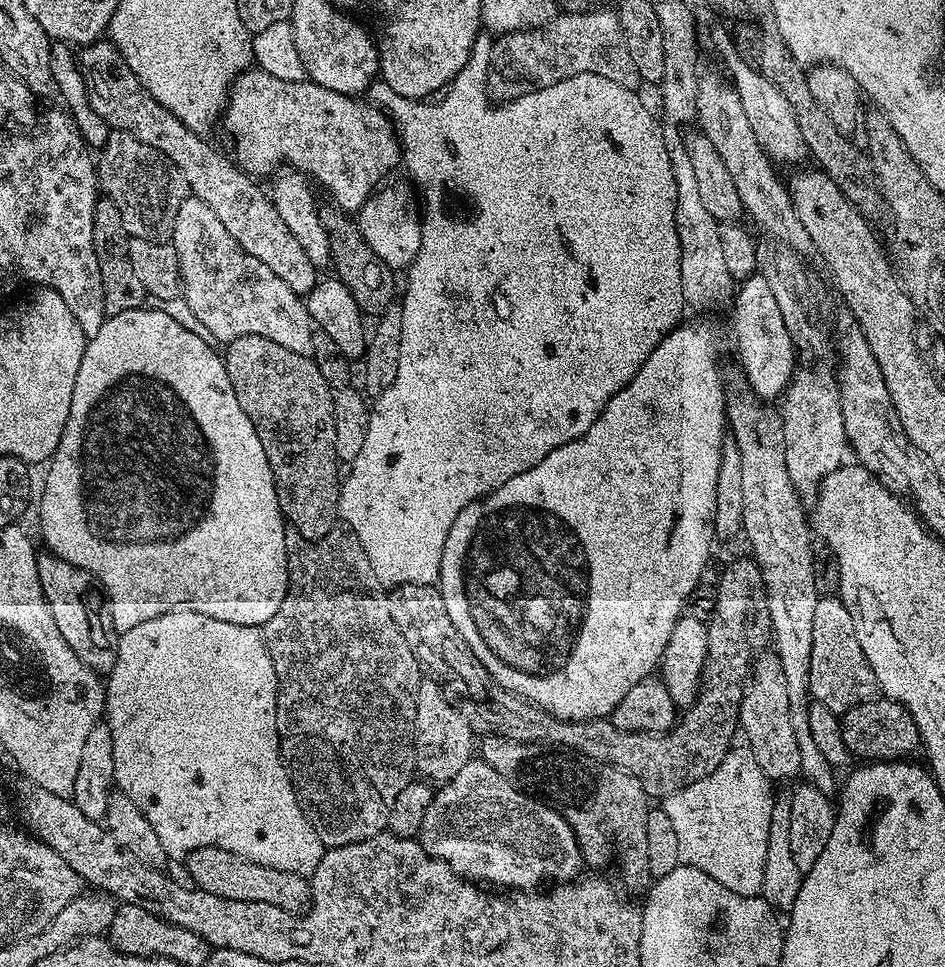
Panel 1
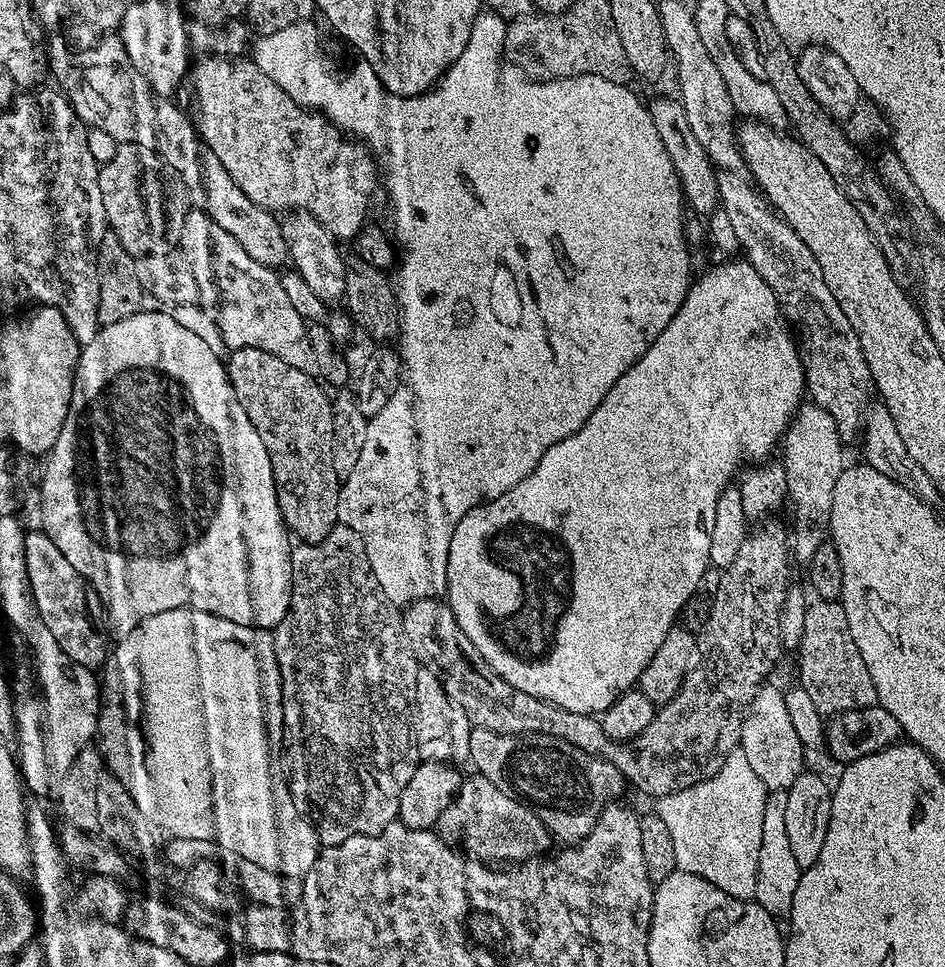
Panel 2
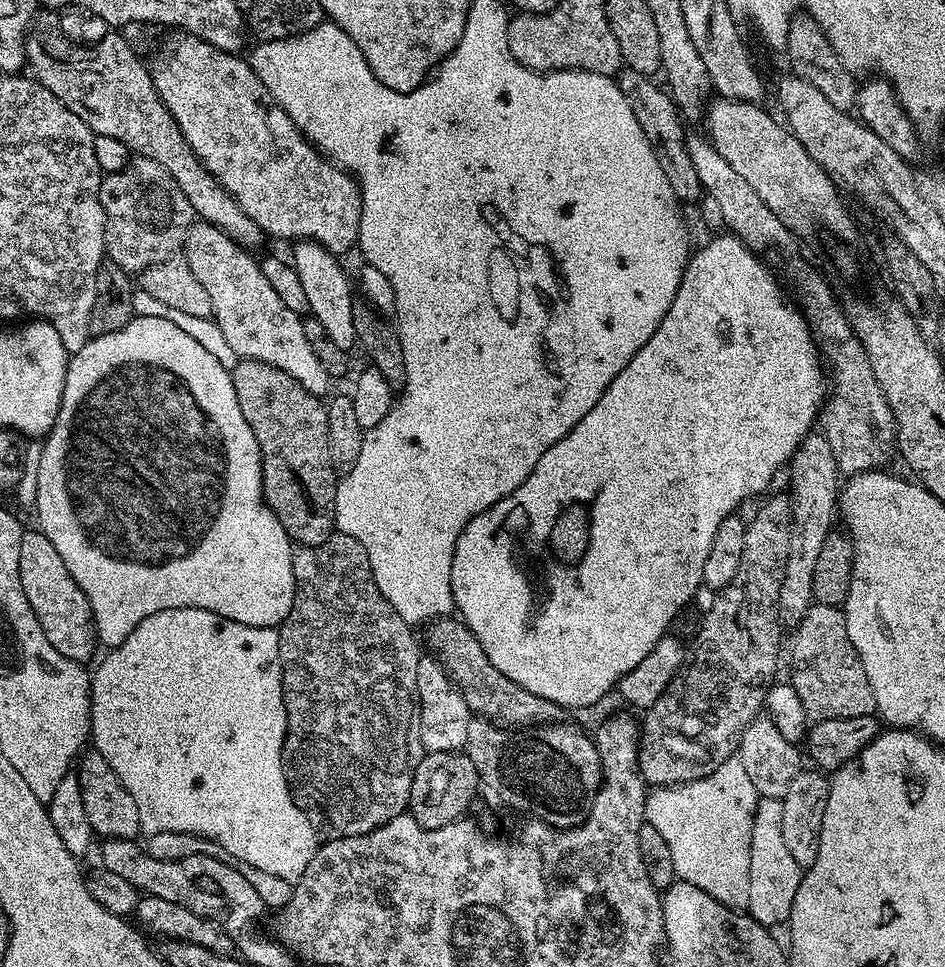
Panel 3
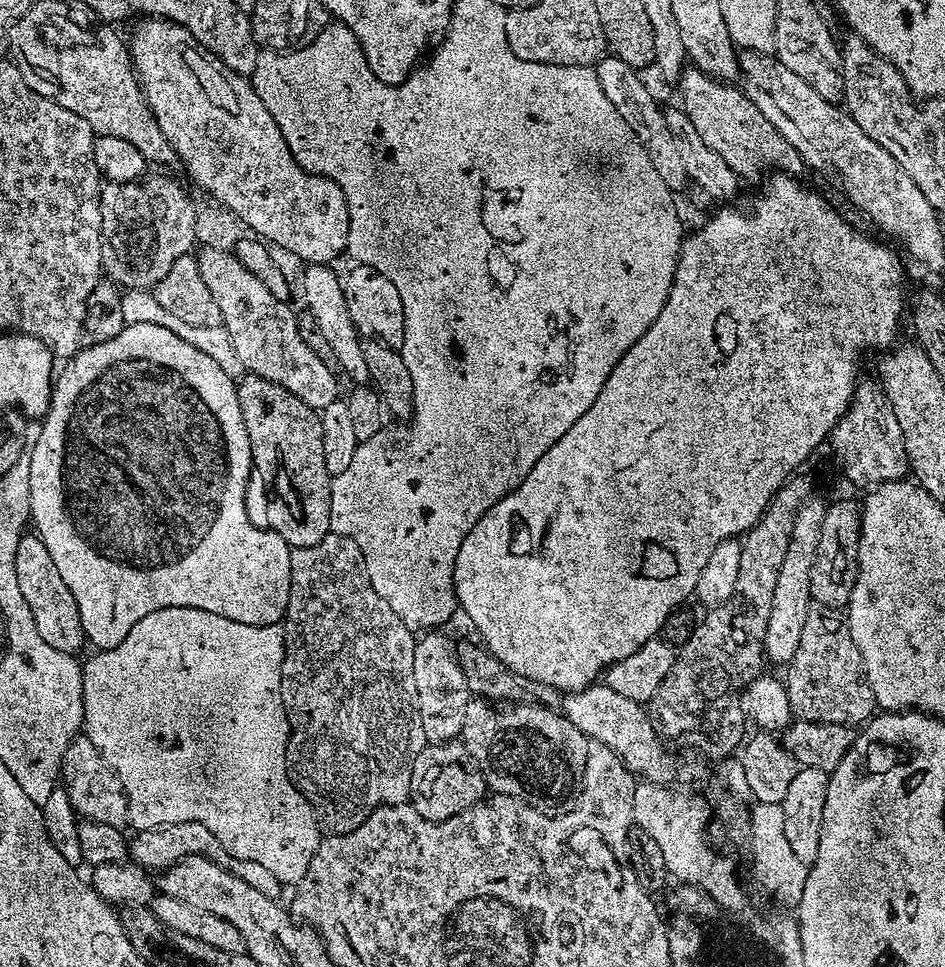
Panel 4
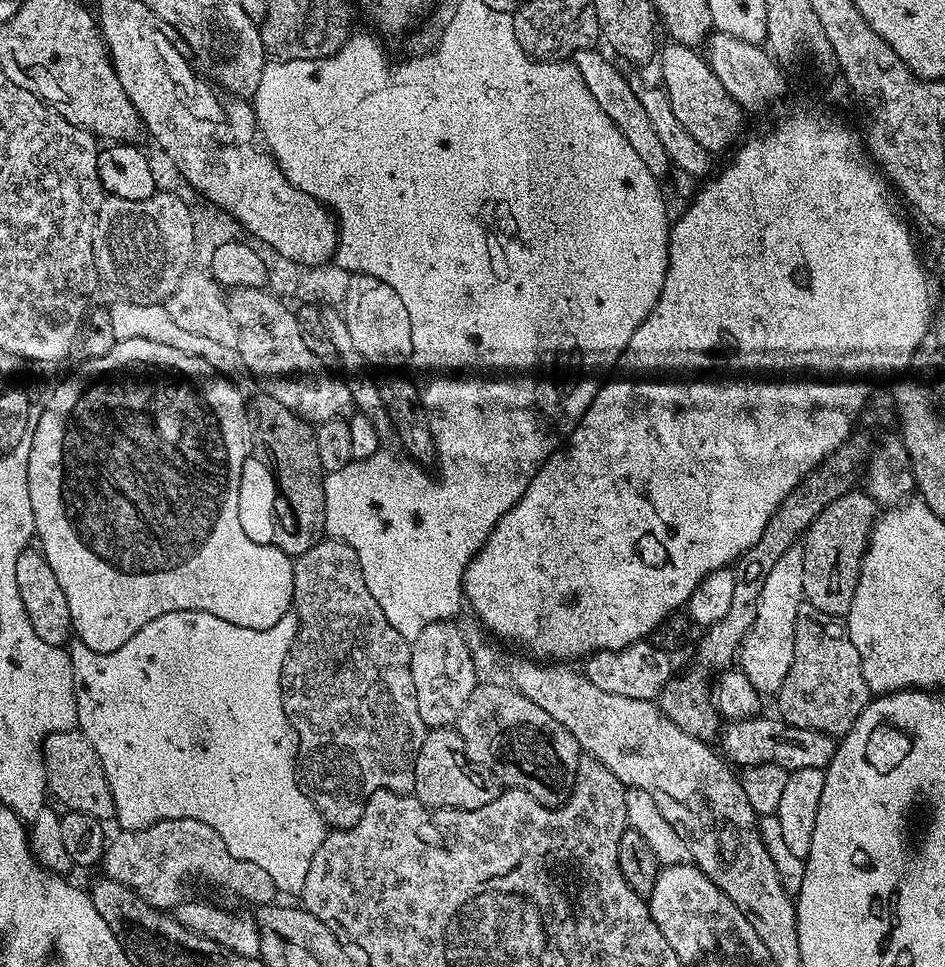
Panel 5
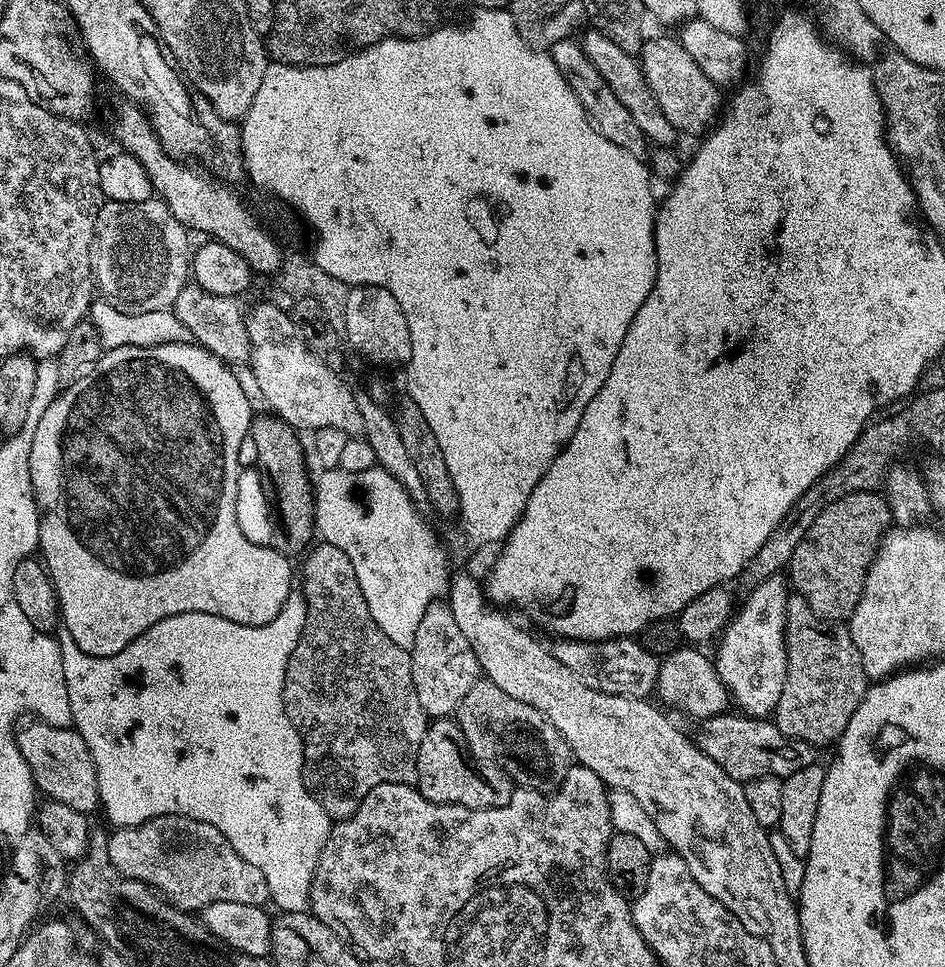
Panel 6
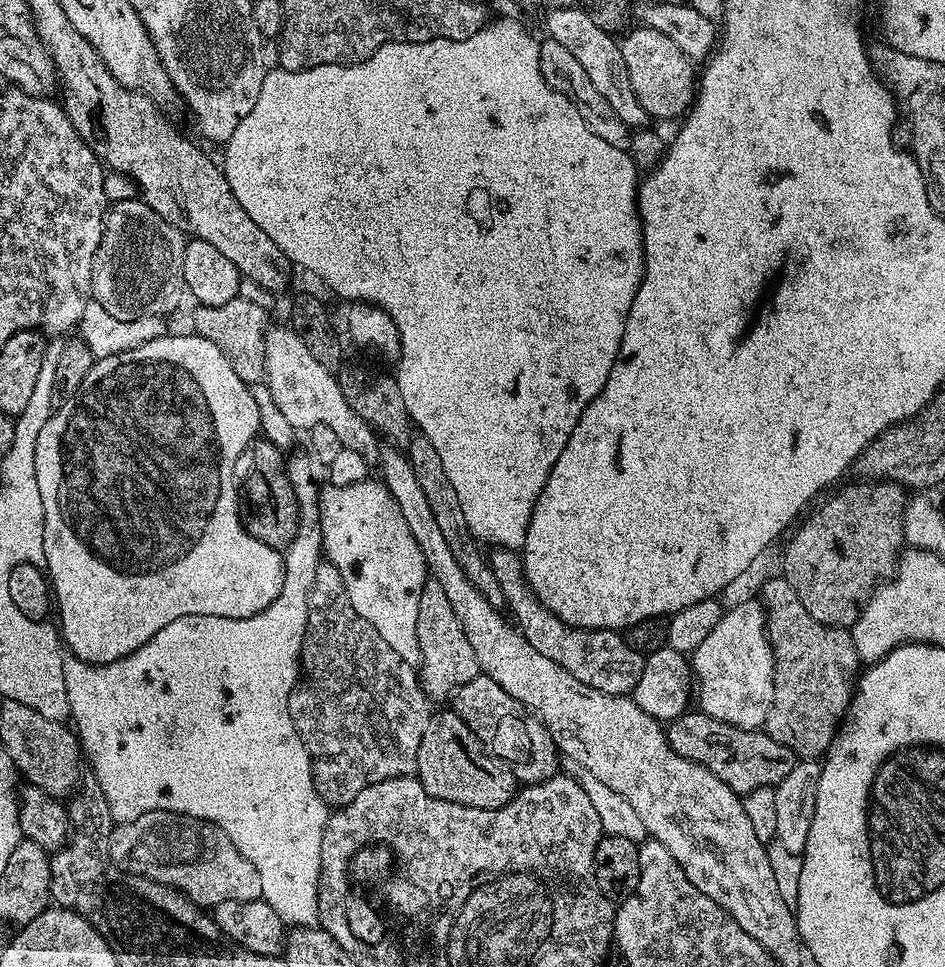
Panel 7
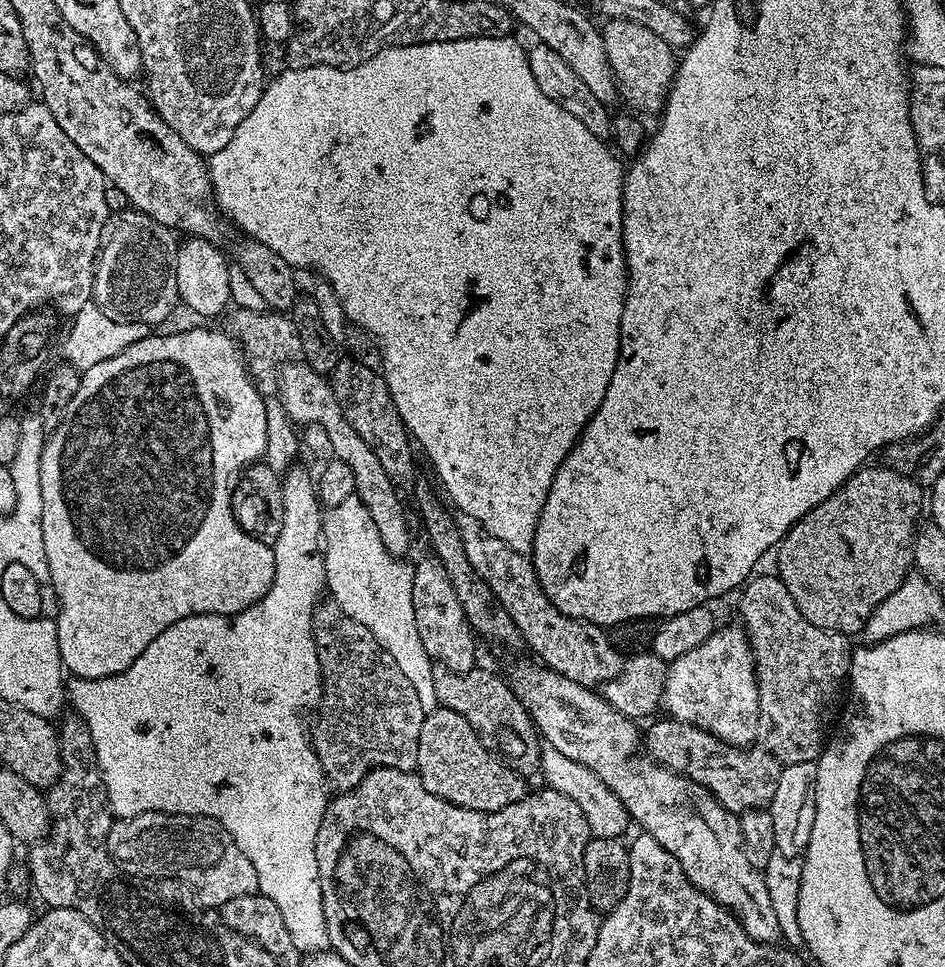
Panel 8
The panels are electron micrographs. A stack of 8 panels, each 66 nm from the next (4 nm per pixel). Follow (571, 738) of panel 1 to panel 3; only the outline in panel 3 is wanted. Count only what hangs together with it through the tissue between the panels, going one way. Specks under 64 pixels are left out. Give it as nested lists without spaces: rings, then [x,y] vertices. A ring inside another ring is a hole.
[[[769,495],[764,505],[756,512],[753,520],[747,521],[746,546],[742,549],[742,562],[738,562],[738,572],[734,574],[731,582],[725,588],[719,589],[715,593],[716,601],[708,608],[708,613],[704,616],[704,621],[700,624],[700,629],[696,632],[696,637],[690,644],[690,659],[684,667],[677,672],[676,677],[668,683],[668,689],[660,695],[657,704],[651,704],[643,713],[644,716],[644,737],[641,735],[638,740],[638,767],[640,775],[648,786],[658,788],[670,788],[673,784],[685,784],[691,780],[697,780],[703,776],[709,776],[722,762],[726,762],[730,757],[737,755],[740,740],[744,736],[744,731],[748,729],[754,717],[757,715],[756,707],[761,707],[766,696],[766,689],[773,683],[772,675],[776,672],[776,663],[780,660],[780,624],[782,625],[782,613],[780,610],[780,583],[786,574],[786,558],[790,550],[790,526],[792,525],[792,497]],[[441,618],[427,625],[427,651],[436,657],[448,672],[450,679],[456,683],[457,690],[466,698],[469,713],[489,720],[493,726],[519,730],[541,724],[559,724],[565,719],[566,710],[560,704],[550,702],[546,698],[538,698],[530,694],[530,690],[522,690],[518,682],[510,682],[490,658],[486,658],[486,650],[474,638],[472,631],[459,619]]]

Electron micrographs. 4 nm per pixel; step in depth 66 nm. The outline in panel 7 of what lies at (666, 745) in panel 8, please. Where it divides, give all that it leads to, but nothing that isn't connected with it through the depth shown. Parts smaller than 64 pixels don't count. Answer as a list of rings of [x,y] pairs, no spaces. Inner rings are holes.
[[[688,710],[667,725],[670,746],[690,762],[698,762],[726,782],[730,790],[747,794],[759,788],[771,788],[782,782],[798,762],[796,753],[780,742],[774,742],[767,731],[730,726],[710,718],[699,710]]]

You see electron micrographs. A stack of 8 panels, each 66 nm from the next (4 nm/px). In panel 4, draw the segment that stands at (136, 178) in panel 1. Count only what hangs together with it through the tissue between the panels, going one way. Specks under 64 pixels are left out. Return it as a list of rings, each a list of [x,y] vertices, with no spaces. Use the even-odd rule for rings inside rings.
[[[145,175],[133,184],[105,183],[100,189],[102,210],[102,272],[121,289],[151,290],[166,278],[178,258],[189,255],[197,243],[196,205],[184,188],[168,176]]]

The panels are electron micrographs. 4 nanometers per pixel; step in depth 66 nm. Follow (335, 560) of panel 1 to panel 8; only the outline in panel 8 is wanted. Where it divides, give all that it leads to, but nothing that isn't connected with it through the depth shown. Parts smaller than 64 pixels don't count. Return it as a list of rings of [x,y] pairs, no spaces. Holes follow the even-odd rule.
[[[324,602],[317,607],[312,619],[312,637],[316,643],[320,676],[324,680],[324,695],[320,698],[320,717],[316,720],[316,729],[311,729],[310,739],[313,750],[318,754],[325,781],[341,793],[358,786],[362,778],[376,768],[413,771],[418,758],[418,734],[422,734],[426,713],[422,710],[422,702],[418,702],[418,694],[414,694],[414,686],[410,686],[406,674],[398,670],[394,658],[382,650],[366,626],[354,622],[354,618],[350,618],[334,602]]]

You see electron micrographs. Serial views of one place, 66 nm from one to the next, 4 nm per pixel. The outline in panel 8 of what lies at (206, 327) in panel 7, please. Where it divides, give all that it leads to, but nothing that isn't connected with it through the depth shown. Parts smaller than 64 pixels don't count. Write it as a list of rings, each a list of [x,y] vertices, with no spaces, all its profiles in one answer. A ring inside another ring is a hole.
[[[255,307],[229,311],[226,316],[226,319],[228,318],[226,331],[236,341],[246,361],[248,375],[252,377],[261,396],[265,397],[277,391],[280,369],[285,363],[295,361],[301,355],[300,339],[287,315],[271,310],[256,311]]]

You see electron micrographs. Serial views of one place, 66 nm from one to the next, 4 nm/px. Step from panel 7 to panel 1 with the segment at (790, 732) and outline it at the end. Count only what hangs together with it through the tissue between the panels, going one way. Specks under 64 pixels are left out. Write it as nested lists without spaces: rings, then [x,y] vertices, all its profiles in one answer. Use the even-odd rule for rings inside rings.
[[[820,596],[814,606],[813,650],[810,652],[808,695],[832,712],[843,714],[877,695],[874,670],[865,662],[854,634],[854,620],[836,596]]]

